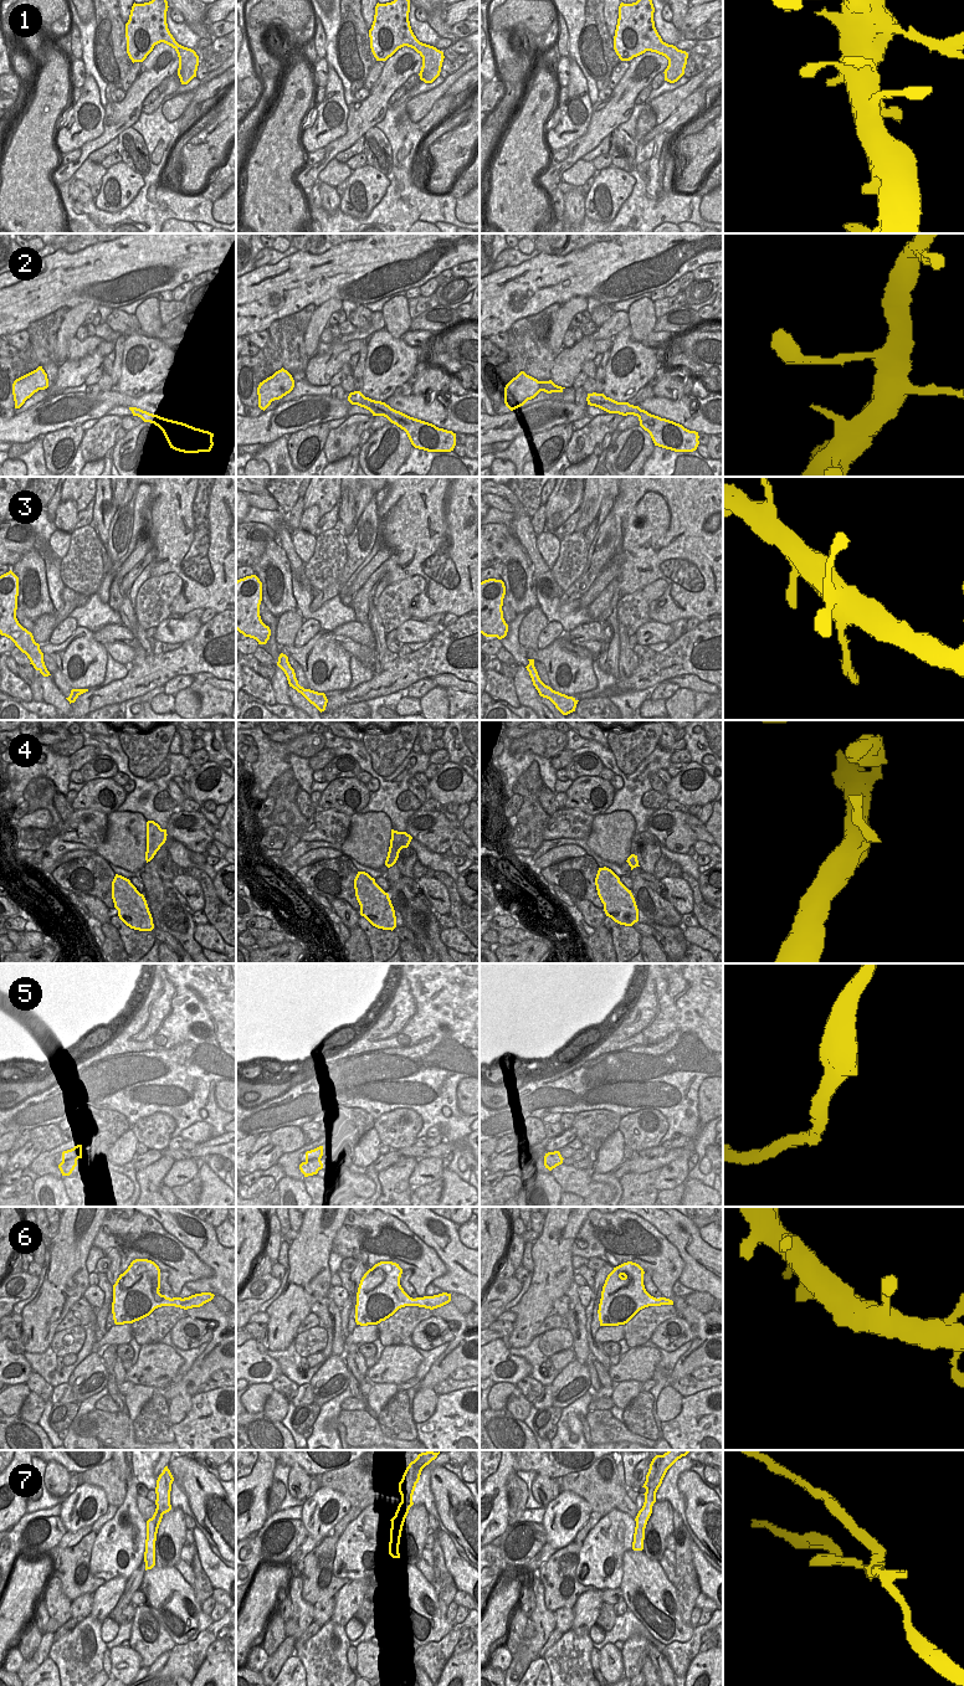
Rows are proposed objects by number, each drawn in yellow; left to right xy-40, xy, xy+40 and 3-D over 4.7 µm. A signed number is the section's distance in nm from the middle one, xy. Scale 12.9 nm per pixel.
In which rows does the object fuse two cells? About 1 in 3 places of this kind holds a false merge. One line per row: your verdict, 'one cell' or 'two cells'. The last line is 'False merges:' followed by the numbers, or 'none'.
1: one cell
2: one cell
3: one cell
4: one cell
5: one cell
6: one cell
7: two cells
False merges: 7

